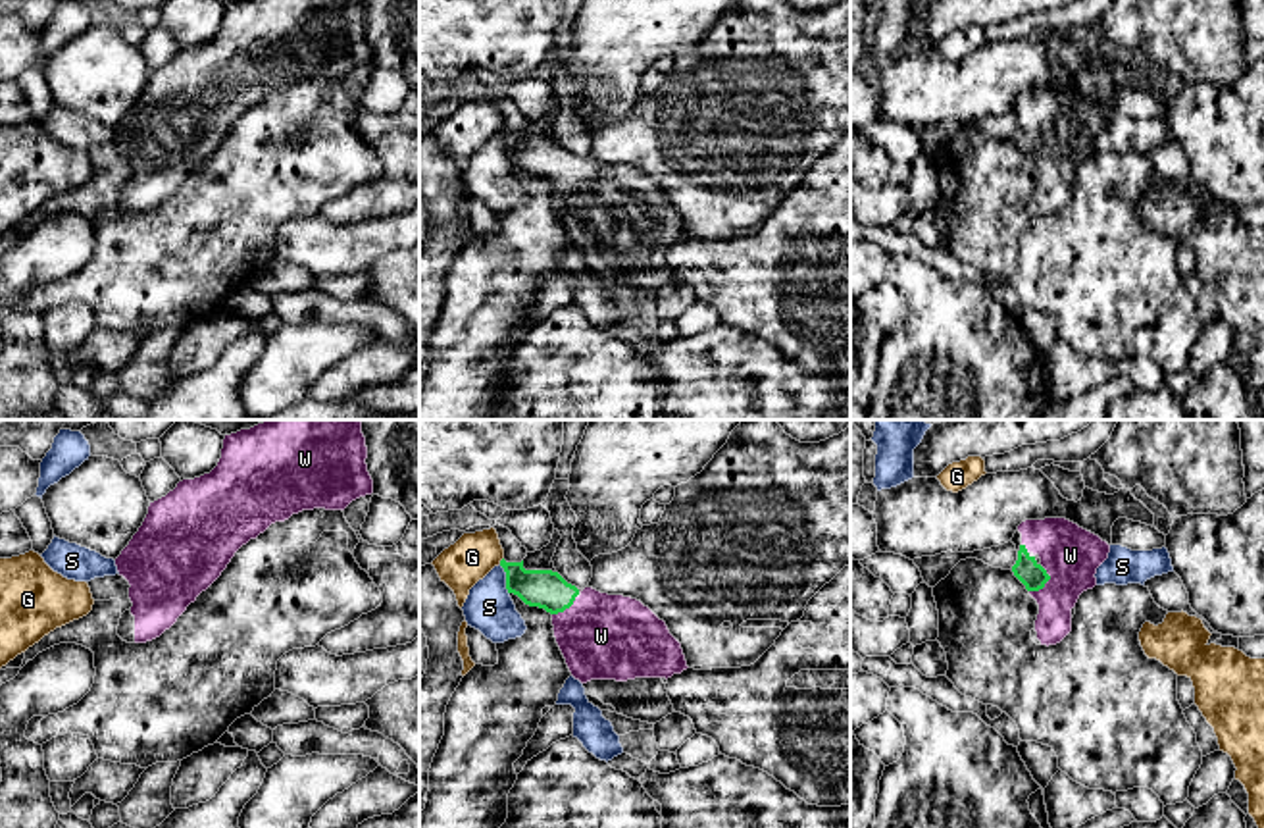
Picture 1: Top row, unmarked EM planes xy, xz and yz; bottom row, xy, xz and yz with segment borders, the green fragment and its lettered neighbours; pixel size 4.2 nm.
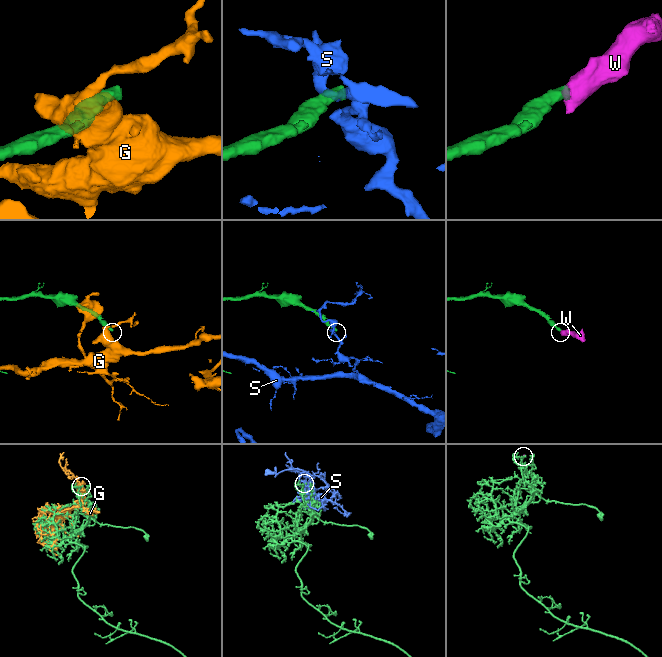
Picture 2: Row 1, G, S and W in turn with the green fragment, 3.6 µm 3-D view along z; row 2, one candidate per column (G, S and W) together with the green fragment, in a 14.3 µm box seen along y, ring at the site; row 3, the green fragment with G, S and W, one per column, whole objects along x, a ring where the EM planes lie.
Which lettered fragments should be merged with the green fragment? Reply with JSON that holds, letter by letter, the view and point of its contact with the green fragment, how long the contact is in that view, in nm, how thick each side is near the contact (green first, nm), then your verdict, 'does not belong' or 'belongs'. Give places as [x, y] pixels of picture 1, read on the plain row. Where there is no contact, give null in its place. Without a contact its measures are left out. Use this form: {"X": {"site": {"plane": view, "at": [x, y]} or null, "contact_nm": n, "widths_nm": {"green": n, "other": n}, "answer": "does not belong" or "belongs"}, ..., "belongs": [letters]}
{"G": {"site": {"plane": "xz", "at": [501, 129]}, "contact_nm": 40, "widths_nm": {"green": 160, "other": 190}, "answer": "does not belong"}, "S": {"site": {"plane": "xz", "at": [506, 149]}, "contact_nm": 130, "widths_nm": {"green": 160, "other": 200}, "answer": "does not belong"}, "W": {"site": {"plane": "yz", "at": [1047, 149]}, "contact_nm": 130, "widths_nm": {"green": 110, "other": 240}, "answer": "belongs"}, "belongs": ["W"]}

